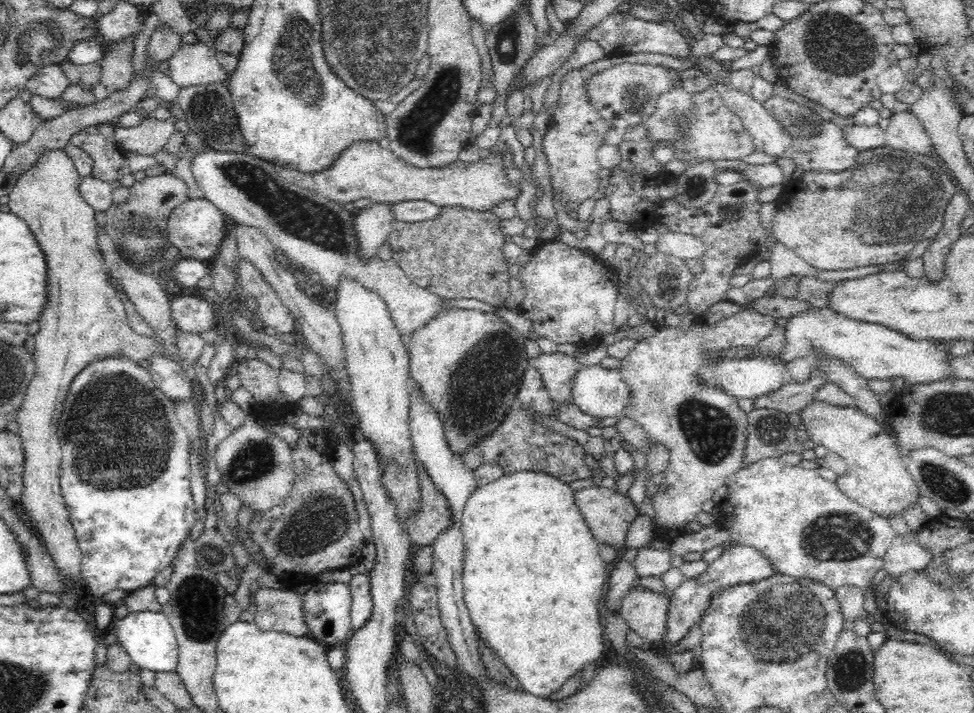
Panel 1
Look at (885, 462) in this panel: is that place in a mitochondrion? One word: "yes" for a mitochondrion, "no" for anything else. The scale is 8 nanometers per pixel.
no

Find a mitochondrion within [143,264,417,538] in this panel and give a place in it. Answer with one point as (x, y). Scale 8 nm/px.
(255, 460)

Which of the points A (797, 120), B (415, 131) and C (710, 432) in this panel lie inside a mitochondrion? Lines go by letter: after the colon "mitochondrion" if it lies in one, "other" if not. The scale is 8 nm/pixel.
A: mitochondrion
B: mitochondrion
C: mitochondrion

